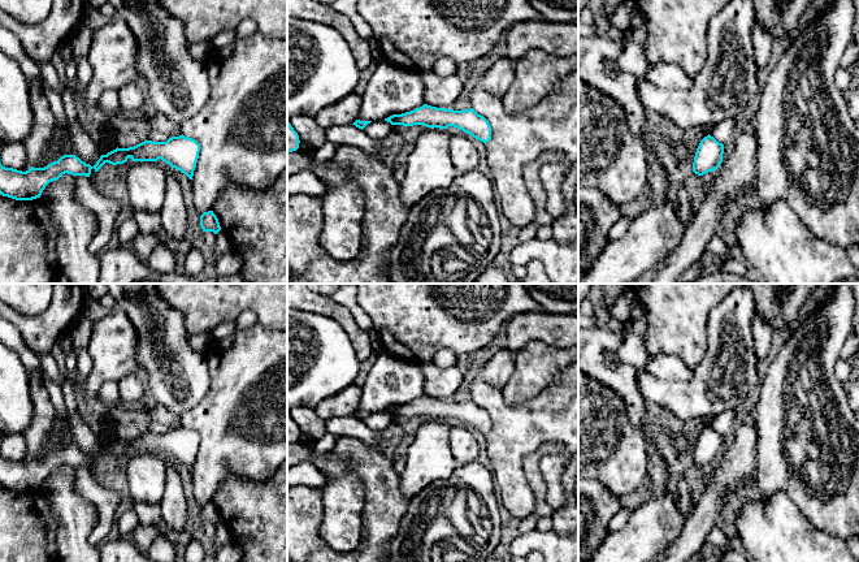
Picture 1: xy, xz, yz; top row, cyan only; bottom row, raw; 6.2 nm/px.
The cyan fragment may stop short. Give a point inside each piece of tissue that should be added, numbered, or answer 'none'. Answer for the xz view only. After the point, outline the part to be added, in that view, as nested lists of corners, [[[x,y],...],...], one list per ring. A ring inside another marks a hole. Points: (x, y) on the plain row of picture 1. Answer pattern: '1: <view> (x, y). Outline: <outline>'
none

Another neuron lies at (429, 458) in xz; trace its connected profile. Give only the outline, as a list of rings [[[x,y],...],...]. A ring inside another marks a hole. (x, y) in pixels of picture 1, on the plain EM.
[[[426,419],[426,422],[418,427],[411,446],[405,455],[405,470],[399,475],[399,489],[407,501],[411,501],[424,488],[434,481],[447,479],[459,466],[451,453],[450,446],[450,425],[446,420]]]

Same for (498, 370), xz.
[[[508,349],[496,351],[481,369],[481,376],[494,388],[503,390],[513,372],[515,358],[516,353]]]

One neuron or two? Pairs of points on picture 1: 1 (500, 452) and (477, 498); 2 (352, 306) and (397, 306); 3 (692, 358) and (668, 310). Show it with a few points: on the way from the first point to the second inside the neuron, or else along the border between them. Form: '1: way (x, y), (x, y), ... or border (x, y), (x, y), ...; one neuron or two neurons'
1: border (491, 474), (497, 487); two neurons
2: border (356, 297), (360, 308), (369, 318), (374, 329); two neurons
3: way (689, 346), (675, 321); one neuron

